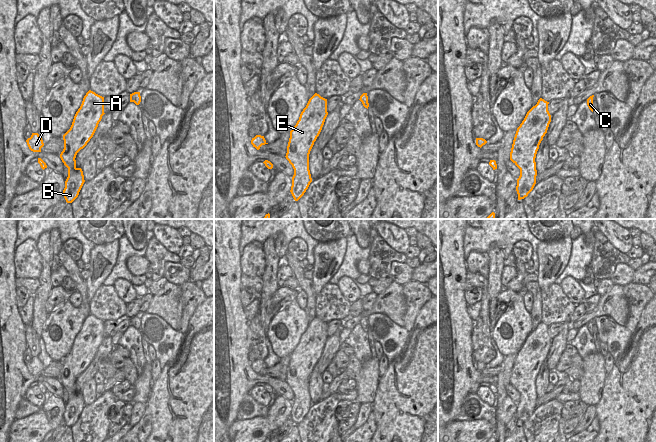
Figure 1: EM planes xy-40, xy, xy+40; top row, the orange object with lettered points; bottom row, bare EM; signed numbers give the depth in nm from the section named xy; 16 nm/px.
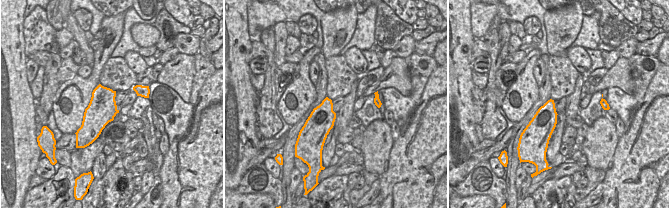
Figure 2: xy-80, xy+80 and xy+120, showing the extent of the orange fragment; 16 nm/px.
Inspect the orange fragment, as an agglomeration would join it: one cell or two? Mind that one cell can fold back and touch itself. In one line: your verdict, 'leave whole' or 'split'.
leave whole

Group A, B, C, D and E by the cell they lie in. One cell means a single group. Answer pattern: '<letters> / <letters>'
A B C D E

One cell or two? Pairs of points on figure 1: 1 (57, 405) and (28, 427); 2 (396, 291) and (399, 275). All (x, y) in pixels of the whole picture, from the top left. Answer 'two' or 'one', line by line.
1: one
2: two

